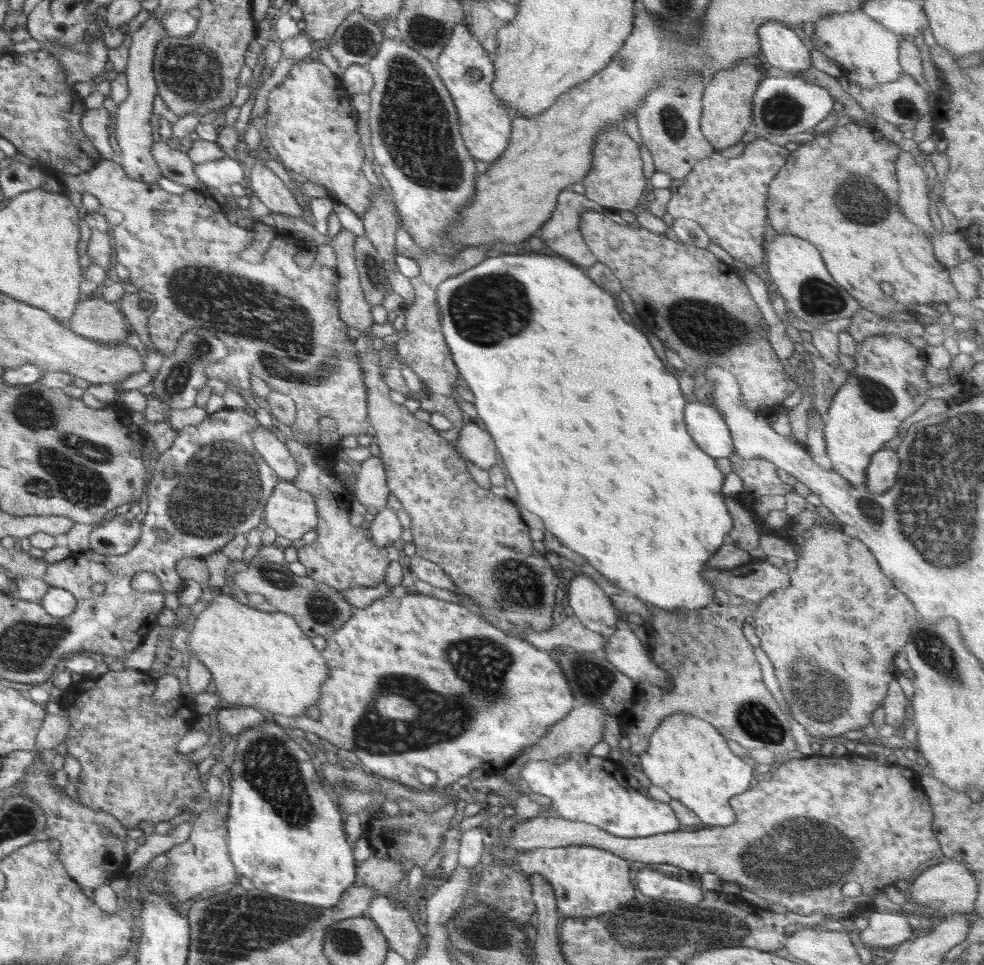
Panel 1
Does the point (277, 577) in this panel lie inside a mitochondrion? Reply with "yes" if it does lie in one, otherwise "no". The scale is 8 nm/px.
yes

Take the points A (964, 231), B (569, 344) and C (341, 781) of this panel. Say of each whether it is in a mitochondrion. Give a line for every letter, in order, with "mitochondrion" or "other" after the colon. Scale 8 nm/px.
A: other
B: other
C: mitochondrion

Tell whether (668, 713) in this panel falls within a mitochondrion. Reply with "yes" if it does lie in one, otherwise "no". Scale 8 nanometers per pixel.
no

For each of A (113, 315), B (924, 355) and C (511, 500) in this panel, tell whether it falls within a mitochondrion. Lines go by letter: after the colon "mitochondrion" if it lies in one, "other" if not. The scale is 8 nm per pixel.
A: other
B: other
C: other

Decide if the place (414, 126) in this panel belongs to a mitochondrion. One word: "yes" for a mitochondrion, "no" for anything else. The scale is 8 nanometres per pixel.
yes

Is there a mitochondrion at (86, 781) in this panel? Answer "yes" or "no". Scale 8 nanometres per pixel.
no

